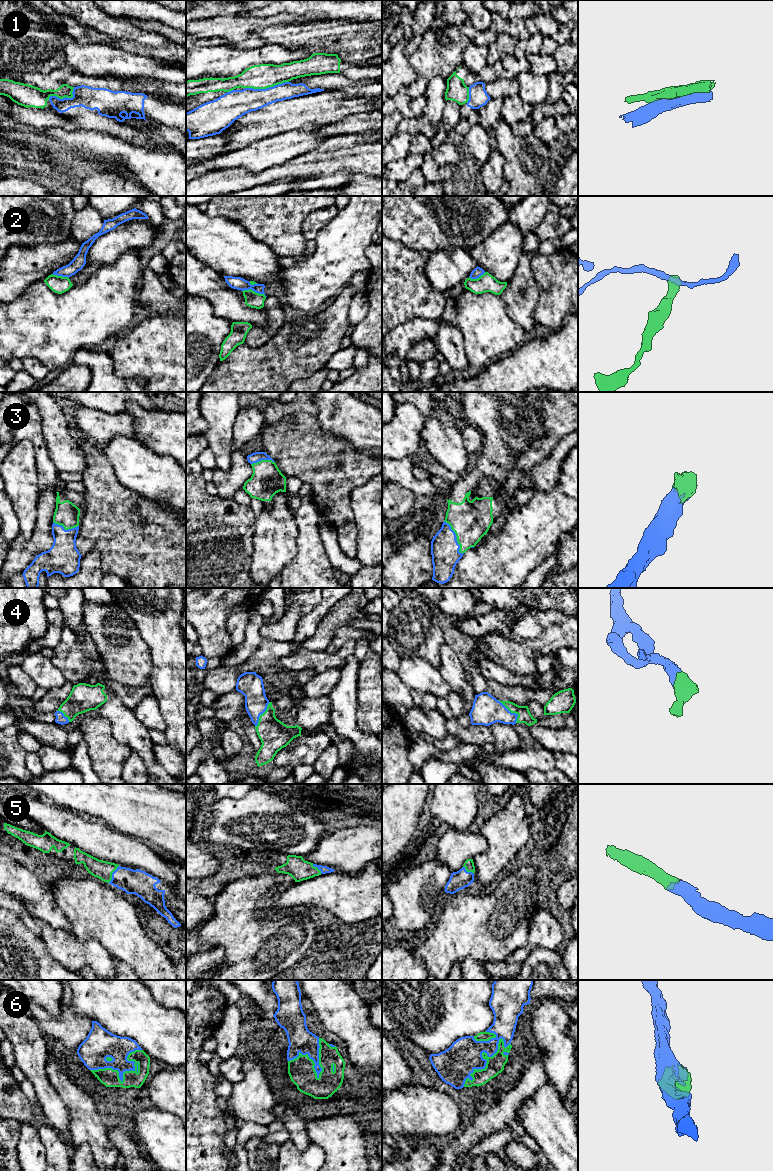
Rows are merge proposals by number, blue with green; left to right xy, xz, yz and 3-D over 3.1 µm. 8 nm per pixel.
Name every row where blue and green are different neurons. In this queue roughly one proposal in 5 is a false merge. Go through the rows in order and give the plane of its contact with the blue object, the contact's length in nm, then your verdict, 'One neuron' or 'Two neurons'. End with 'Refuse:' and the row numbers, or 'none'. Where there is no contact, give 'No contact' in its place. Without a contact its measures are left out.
1: Touches blue in xz. Shared border 360 nm. Two neurons
2: Touches blue in xz. Shared border 200 nm. Two neurons
3: Touches blue in yz. Shared border 320 nm. One neuron
4: Touches blue in yz. Shared border 240 nm. One neuron
5: Touches blue in xy. Shared border 160 nm. One neuron
6: Touches blue in xy. Shared border 440 nm. One neuron
Refuse: 1, 2

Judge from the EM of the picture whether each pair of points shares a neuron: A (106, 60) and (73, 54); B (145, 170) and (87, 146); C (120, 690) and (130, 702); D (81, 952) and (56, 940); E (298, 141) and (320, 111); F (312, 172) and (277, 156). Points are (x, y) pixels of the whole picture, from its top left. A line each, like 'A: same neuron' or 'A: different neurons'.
A: same neuron
B: same neuron
C: same neuron
D: same neuron
E: different neurons
F: different neurons

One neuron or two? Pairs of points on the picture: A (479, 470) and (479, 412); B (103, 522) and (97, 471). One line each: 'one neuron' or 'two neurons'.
A: one neuron
B: one neuron

